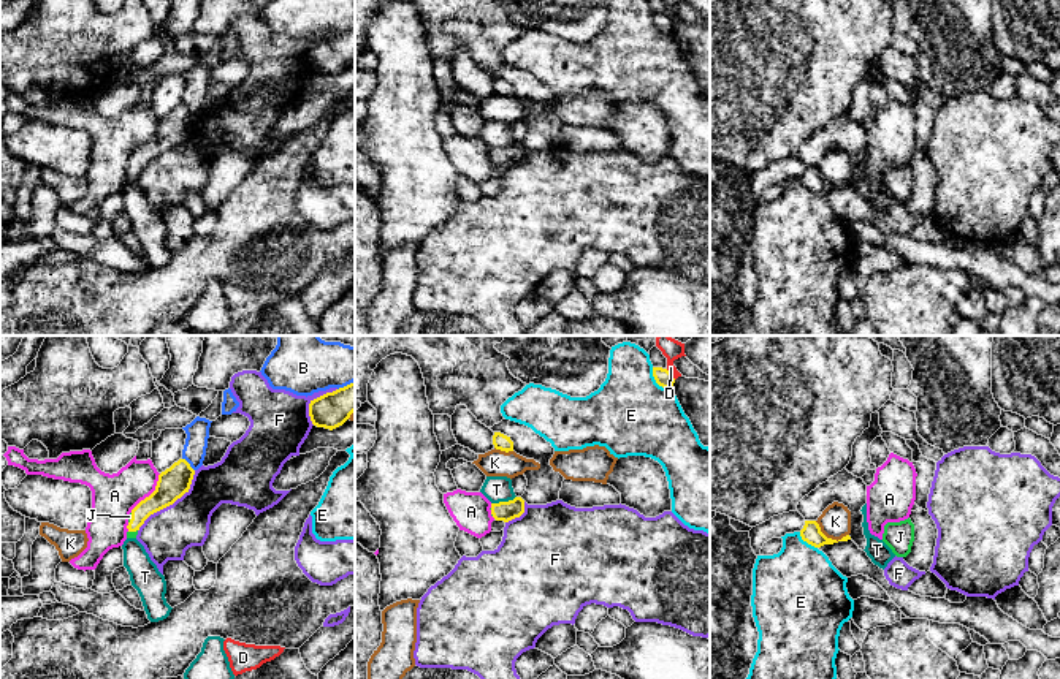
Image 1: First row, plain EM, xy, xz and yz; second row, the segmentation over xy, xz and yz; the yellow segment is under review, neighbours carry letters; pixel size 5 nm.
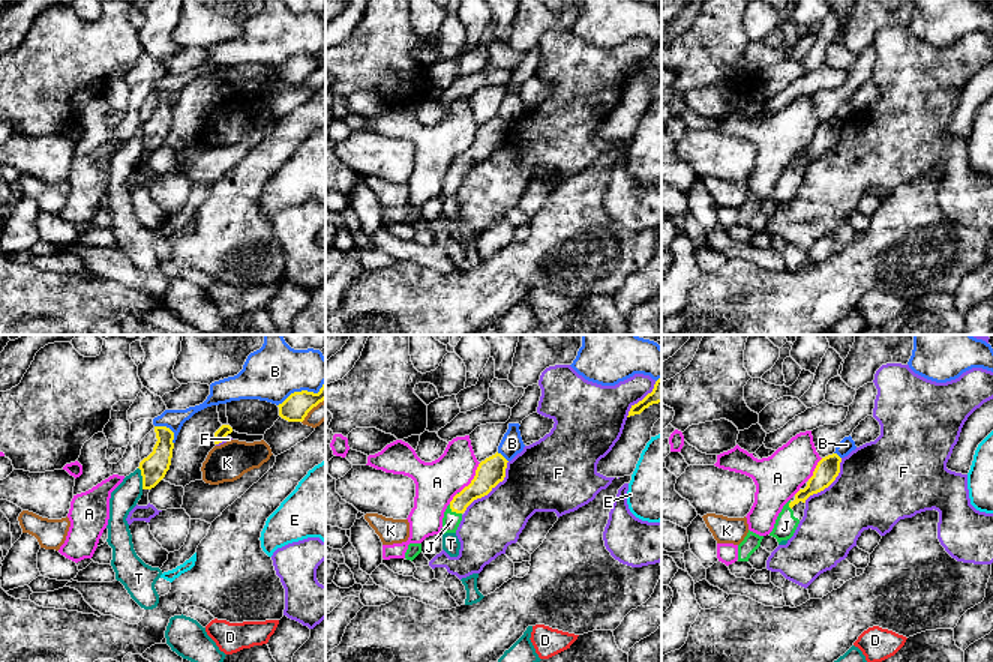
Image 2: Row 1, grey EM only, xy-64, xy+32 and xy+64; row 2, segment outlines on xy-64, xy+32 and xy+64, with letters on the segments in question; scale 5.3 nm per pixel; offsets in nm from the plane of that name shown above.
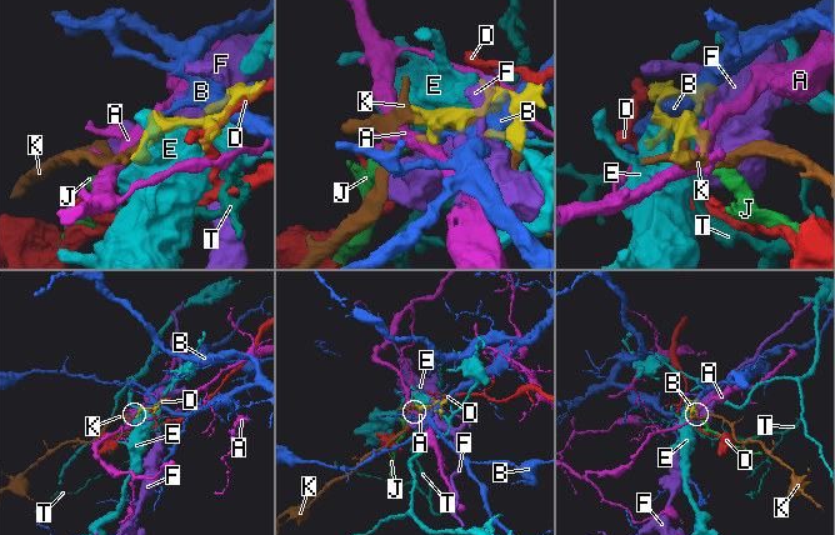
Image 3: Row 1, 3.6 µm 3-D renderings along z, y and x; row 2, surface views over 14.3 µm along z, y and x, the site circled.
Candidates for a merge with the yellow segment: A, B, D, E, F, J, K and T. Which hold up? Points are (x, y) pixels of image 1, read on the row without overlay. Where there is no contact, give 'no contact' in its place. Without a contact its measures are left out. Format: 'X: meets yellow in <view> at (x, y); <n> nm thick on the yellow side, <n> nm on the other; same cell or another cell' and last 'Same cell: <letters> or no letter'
A: meets yellow in xy at (151, 140); 160 nm thick on the yellow side, 220 nm on the other; another cell
B: meets yellow in xy at (189, 110); 160 nm thick on the yellow side, 120 nm on the other; another cell
D: meets yellow in xz at (671, 19); 90 nm thick on the yellow side, 50 nm on the other; another cell
E: meets yellow in xz at (656, 27); 90 nm thick on the yellow side, 420 nm on the other; another cell
F: meets yellow in xy at (170, 149); 160 nm thick on the yellow side, 260 nm on the other; another cell
J: meets yellow in xy at (132, 163); 140 nm thick on the yellow side, 20 nm on the other; same cell
K: meets yellow in yz at (831, 184); 100 nm thick on the yellow side, 160 nm on the other; another cell
T: meets yellow in xz at (503, 147); 100 nm thick on the yellow side, 130 nm on the other; another cell
Same cell: J

